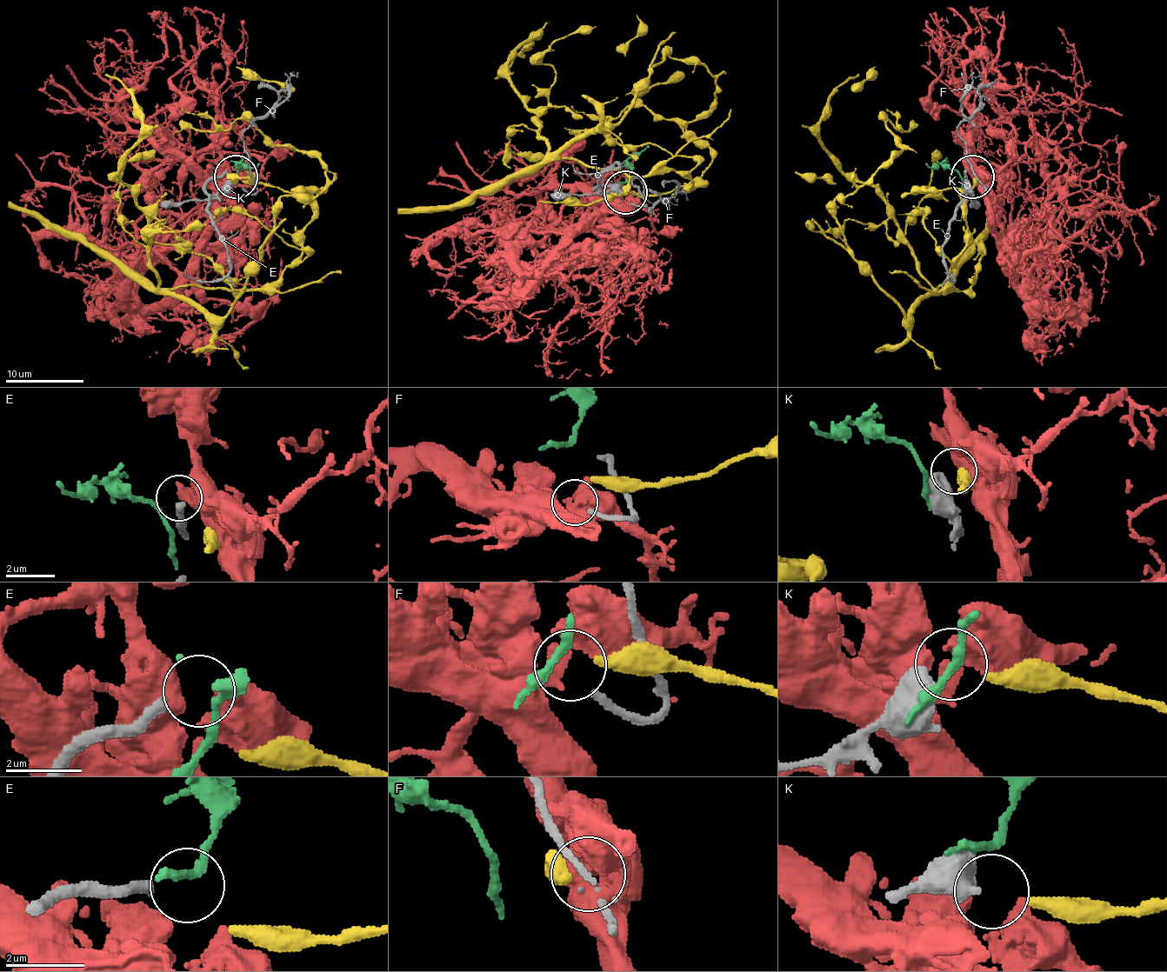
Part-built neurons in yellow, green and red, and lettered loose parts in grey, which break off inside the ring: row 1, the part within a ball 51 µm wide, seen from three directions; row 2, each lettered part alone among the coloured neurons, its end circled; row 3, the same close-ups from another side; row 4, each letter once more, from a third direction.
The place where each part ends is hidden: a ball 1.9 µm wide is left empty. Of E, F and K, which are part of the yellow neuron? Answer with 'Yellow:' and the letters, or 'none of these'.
Yellow: K

